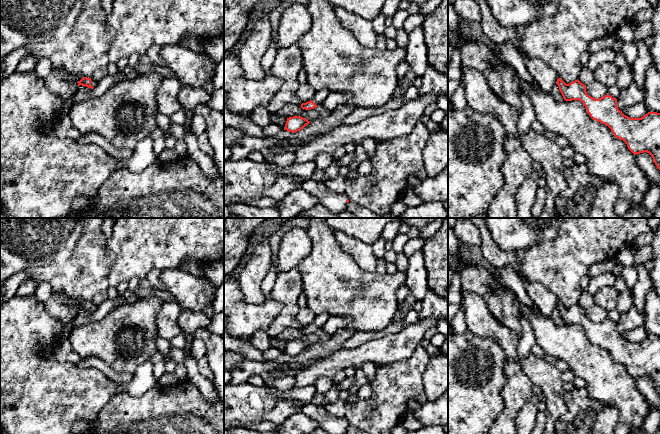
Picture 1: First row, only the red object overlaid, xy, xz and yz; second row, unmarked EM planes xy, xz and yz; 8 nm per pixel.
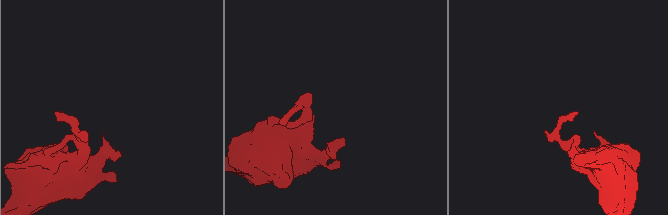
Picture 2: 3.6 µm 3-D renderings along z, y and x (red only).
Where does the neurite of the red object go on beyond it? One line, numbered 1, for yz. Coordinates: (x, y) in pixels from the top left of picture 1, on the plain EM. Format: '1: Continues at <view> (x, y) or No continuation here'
1: No continuation here

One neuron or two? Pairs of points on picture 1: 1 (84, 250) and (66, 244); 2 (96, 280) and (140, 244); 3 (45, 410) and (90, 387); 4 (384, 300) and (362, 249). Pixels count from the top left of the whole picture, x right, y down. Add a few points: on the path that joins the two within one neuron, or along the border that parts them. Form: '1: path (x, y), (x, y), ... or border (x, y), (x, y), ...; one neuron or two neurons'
1: border (83, 228), (74, 251), (63, 262), (57, 263); two neurons
2: border (105, 247), (111, 256), (109, 285); two neurons
3: path (56, 399), (61, 394), (79, 394); one neuron
4: border (352, 257), (364, 270), (374, 272); two neurons

